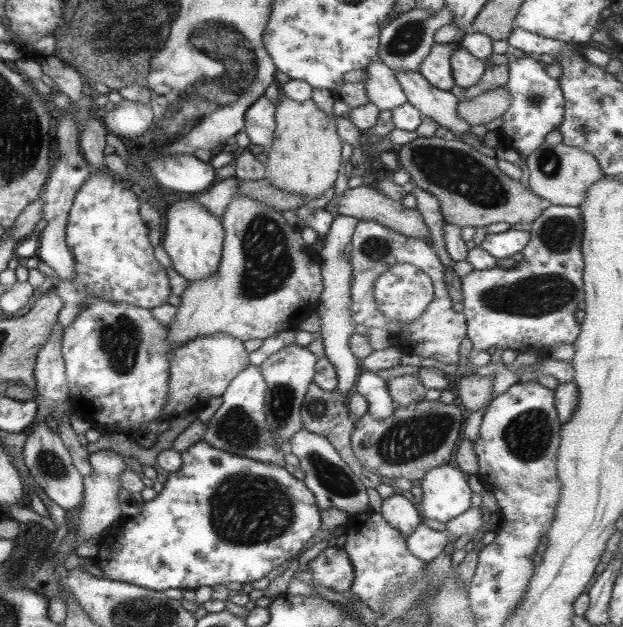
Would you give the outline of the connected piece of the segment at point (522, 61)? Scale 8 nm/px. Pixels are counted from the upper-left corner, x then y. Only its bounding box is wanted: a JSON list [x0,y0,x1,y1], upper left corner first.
[497,55,564,156]

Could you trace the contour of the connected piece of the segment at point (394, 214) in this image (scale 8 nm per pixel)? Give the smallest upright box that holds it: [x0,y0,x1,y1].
[334,183,432,246]

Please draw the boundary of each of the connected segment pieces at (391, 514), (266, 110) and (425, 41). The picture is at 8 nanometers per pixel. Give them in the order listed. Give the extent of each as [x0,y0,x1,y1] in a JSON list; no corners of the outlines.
[[380,493,422,538],[243,96,275,150],[377,5,453,71]]

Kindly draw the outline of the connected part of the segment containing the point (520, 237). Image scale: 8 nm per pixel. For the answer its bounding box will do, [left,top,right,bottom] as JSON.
[478,229,530,258]

